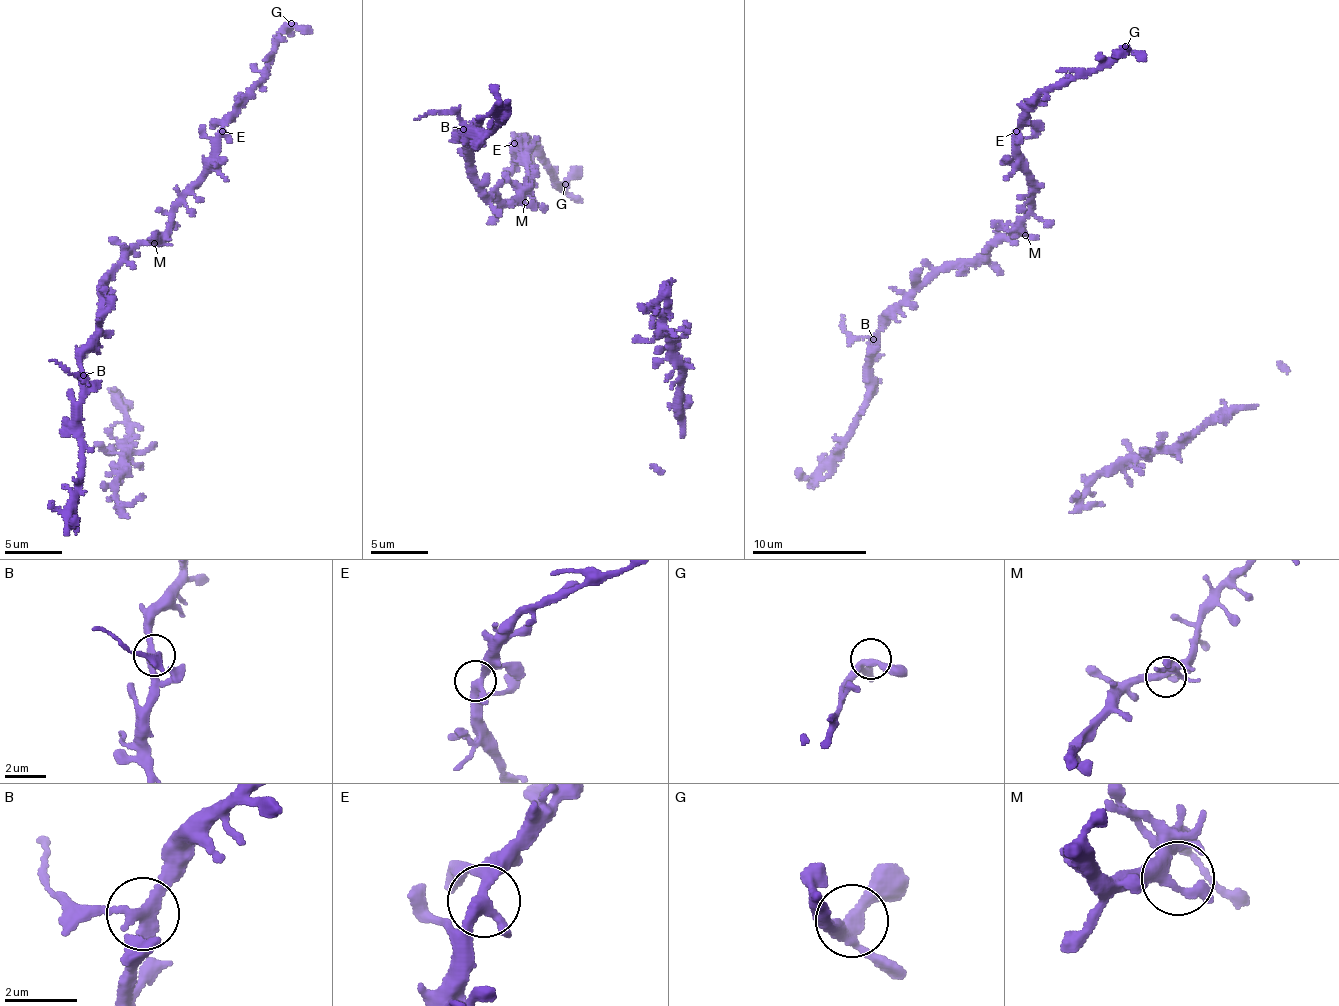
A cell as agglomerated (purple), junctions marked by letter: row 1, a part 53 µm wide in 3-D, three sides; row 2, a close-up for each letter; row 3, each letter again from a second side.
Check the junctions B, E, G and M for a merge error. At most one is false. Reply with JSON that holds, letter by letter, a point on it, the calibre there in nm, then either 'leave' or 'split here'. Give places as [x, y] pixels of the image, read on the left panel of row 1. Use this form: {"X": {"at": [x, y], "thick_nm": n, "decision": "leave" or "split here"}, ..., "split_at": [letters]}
{"B": {"at": [83, 375], "thick_nm": 280, "decision": "split here"}, "E": {"at": [222, 131], "thick_nm": 280, "decision": "leave"}, "G": {"at": [291, 23], "thick_nm": 320, "decision": "leave"}, "M": {"at": [154, 243], "thick_nm": 300, "decision": "leave"}, "split_at": ["B"]}

